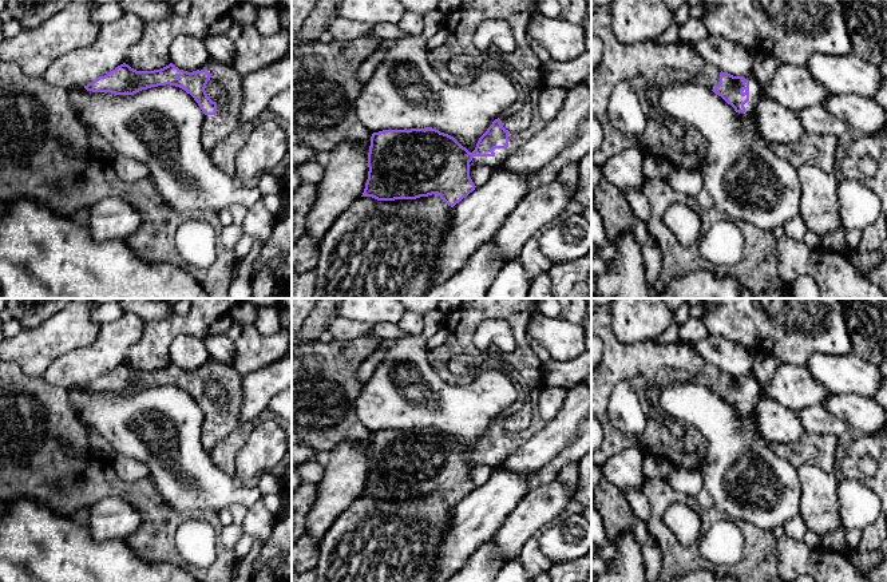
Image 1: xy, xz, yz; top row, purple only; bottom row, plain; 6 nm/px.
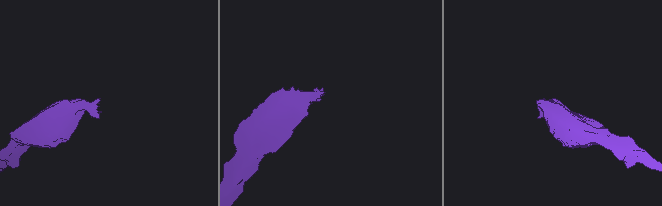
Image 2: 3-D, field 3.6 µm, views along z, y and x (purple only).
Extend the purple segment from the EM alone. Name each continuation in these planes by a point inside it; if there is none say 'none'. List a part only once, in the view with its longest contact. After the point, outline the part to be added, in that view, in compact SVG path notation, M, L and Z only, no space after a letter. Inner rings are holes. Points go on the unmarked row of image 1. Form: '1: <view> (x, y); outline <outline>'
1: xz (515, 438); outline M534 413L531 424L526 429L510 431L507 448L494 448L494 456L474 456L472 459L482 466L496 468L545 424L546 421L543 421L536 413Z

